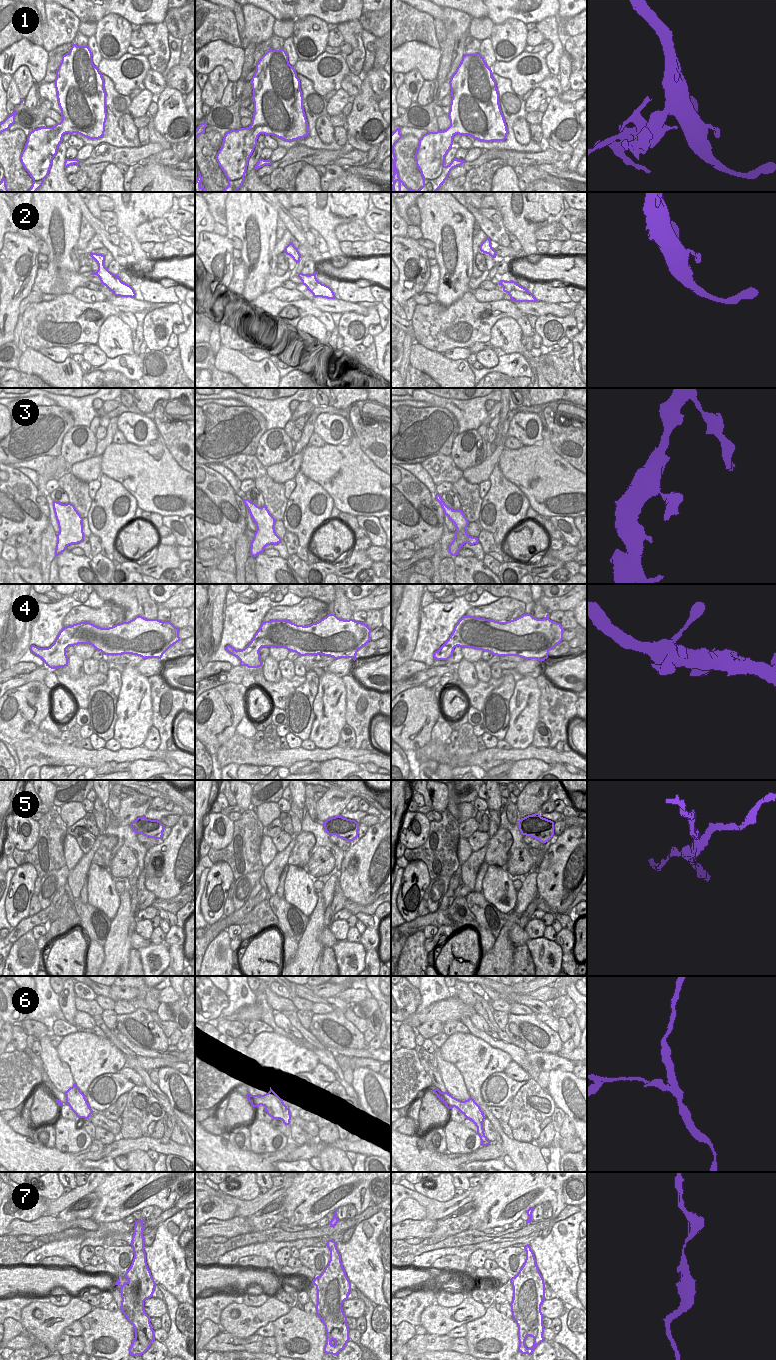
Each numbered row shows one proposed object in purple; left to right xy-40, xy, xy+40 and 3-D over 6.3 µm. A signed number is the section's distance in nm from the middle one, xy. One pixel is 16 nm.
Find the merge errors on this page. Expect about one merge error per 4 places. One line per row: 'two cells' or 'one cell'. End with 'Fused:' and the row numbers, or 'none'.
1: two cells
2: one cell
3: one cell
4: one cell
5: two cells
6: two cells
7: one cell
Fused: 1, 5, 6

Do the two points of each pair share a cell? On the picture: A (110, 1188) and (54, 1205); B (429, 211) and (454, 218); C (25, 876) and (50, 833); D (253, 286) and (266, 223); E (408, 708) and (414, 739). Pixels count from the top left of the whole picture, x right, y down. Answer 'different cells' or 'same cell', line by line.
A: different cells
B: same cell
C: different cells
D: same cell
E: same cell

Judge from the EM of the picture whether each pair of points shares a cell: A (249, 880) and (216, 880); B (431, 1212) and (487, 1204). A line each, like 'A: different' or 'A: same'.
A: different
B: different

